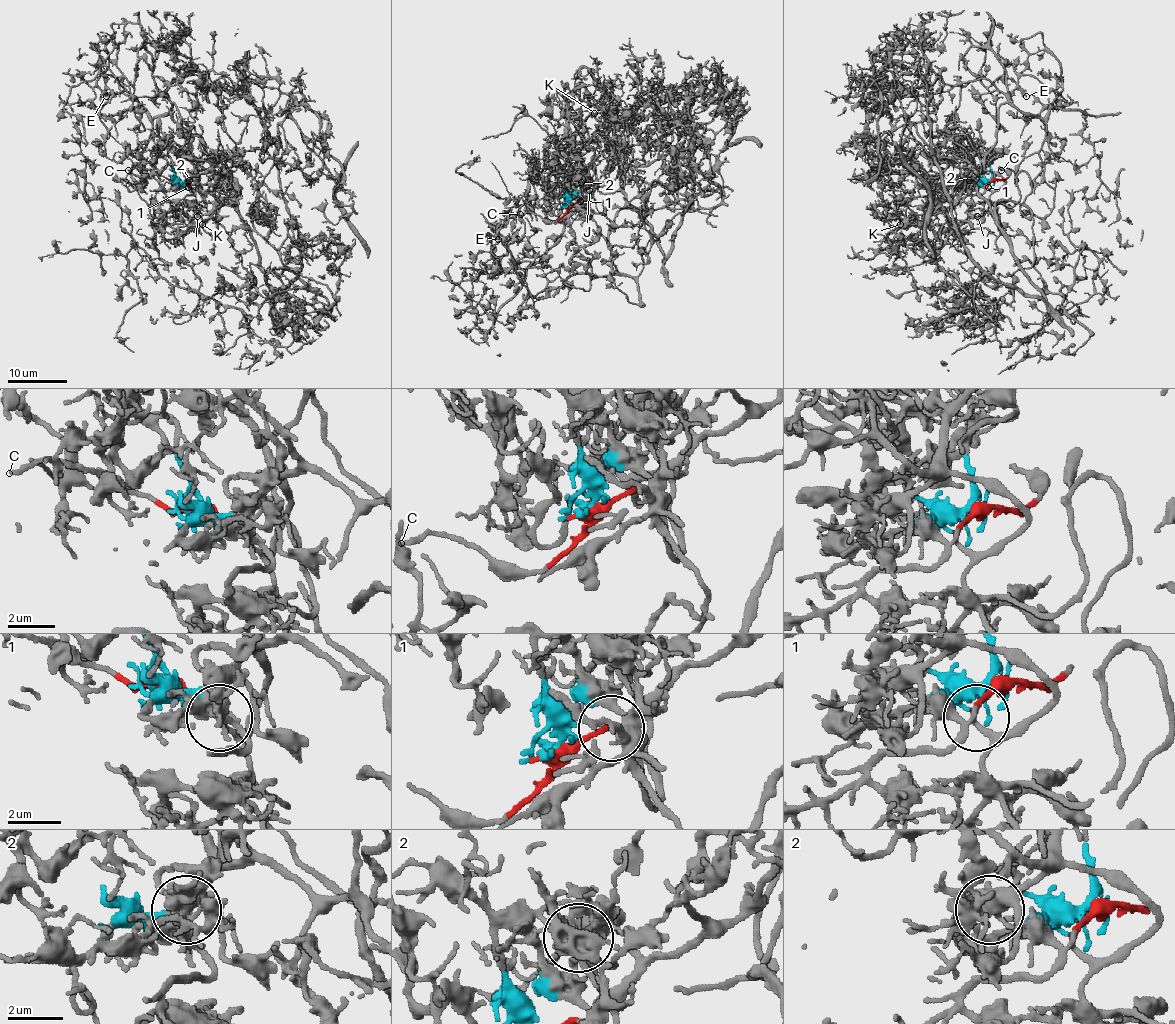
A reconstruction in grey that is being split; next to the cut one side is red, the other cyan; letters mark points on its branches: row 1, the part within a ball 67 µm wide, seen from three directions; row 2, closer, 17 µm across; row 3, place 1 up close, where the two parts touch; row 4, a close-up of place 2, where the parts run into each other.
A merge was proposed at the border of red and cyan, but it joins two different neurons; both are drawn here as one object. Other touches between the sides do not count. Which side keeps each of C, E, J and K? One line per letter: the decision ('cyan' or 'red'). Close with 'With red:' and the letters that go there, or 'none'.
C: red
E: red
J: cyan
K: cyan
With red: C, E

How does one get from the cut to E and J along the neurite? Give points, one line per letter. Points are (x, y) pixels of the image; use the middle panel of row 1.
E: (567, 207), (579, 201), (591, 217), (589, 201), (582, 198), (539, 260), (518, 262), (497, 230), (498, 239)
J: (567, 205), (570, 198), (582, 190), (576, 177), (591, 196), (589, 190)

